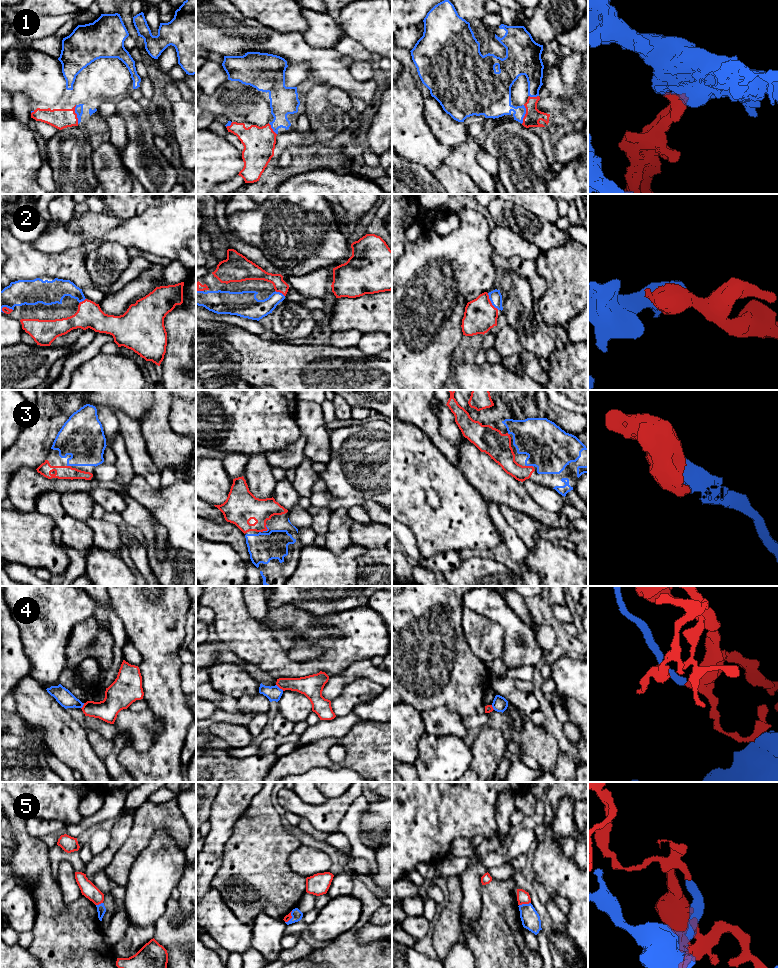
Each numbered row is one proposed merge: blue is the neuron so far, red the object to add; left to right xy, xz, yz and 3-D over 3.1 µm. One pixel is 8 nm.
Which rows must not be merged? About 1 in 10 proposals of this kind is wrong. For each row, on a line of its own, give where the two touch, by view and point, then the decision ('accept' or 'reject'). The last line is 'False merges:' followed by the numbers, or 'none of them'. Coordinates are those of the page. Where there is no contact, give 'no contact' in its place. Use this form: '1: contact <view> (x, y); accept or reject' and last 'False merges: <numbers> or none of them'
1: contact xy (76, 113); accept
2: contact yz (491, 302); accept
3: contact yz (530, 465); accept
4: contact xz (279, 688); accept
5: contact yz (524, 904); accept
False merges: none of them

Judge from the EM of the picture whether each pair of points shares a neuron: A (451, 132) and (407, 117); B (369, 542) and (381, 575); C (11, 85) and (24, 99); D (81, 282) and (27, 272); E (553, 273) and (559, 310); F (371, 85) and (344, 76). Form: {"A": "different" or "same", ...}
{"A": "different", "B": "same", "C": "different", "D": "same", "E": "same", "F": "same"}

